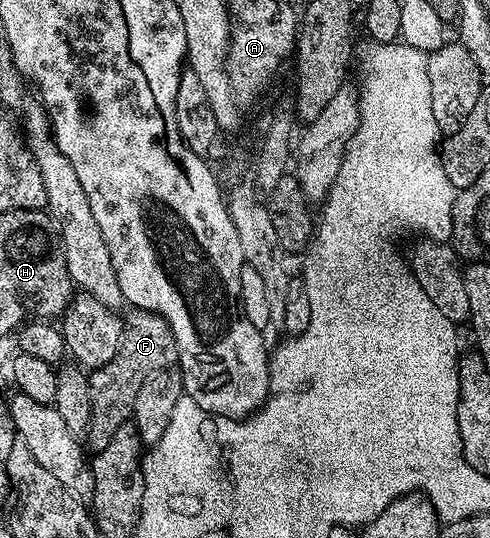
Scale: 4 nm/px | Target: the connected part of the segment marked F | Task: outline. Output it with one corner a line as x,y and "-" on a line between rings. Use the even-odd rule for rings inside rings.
133,309
124,316
119,349
107,365
94,367
88,372
91,385
91,421
87,432
87,443
94,452
107,449
111,437
124,423
130,422
139,389
153,371
172,368
177,363
177,346
171,333
171,325
162,315
154,311

